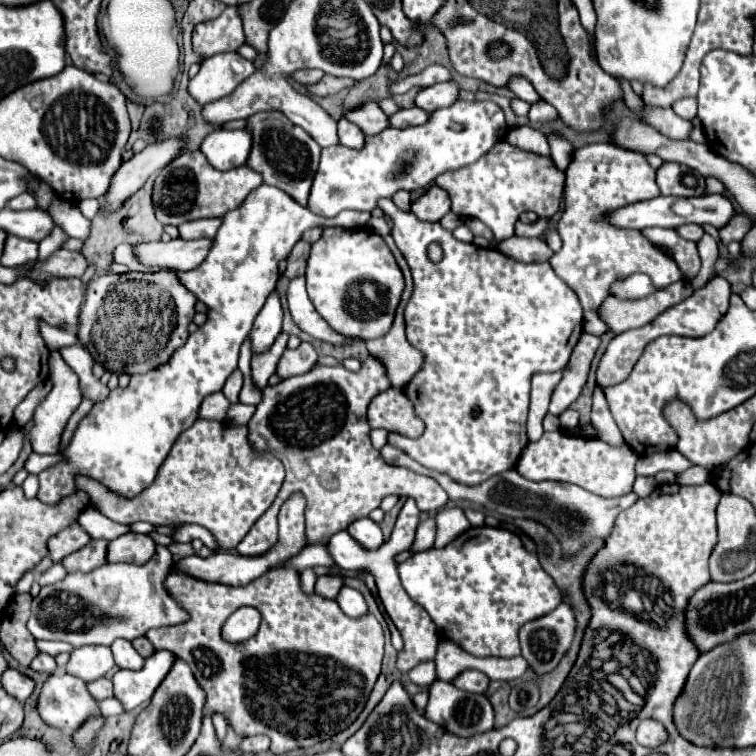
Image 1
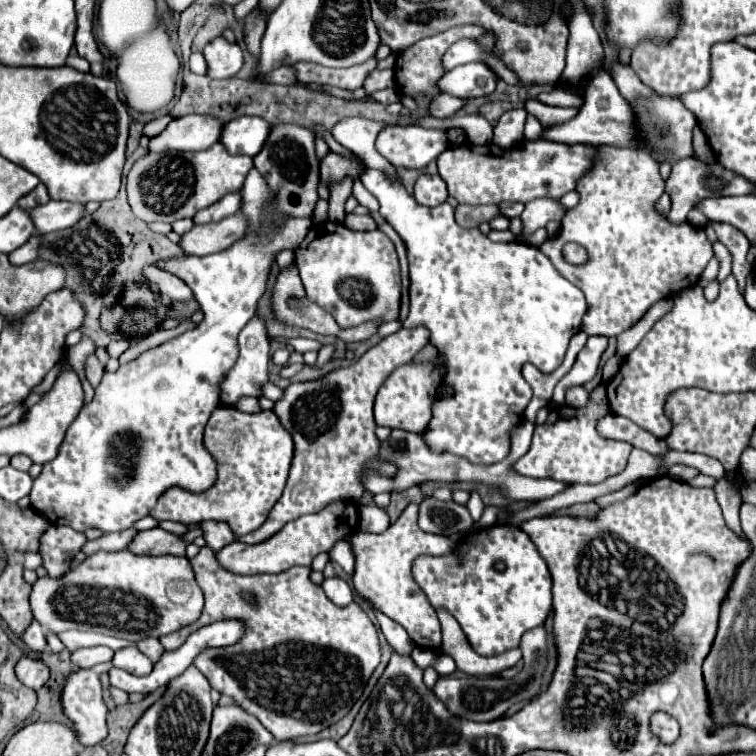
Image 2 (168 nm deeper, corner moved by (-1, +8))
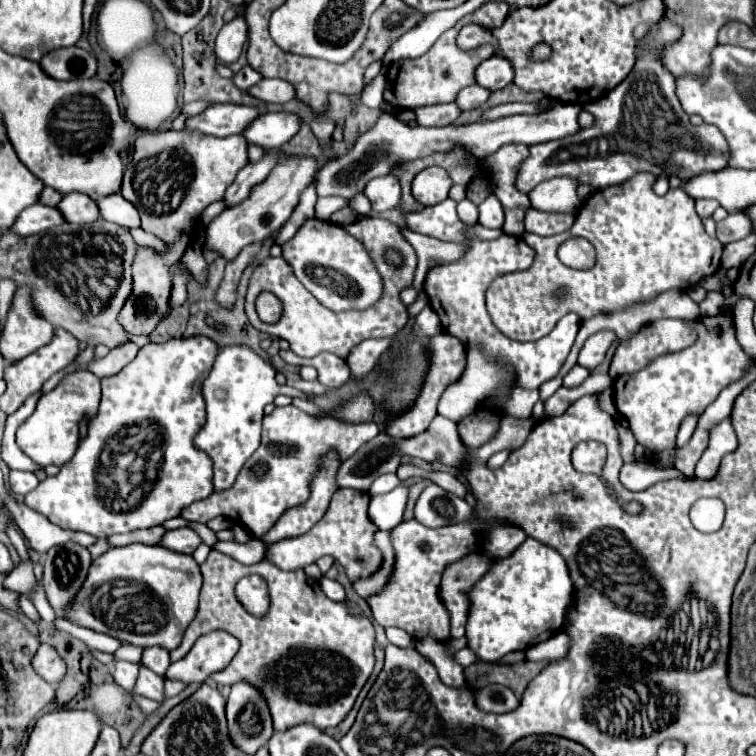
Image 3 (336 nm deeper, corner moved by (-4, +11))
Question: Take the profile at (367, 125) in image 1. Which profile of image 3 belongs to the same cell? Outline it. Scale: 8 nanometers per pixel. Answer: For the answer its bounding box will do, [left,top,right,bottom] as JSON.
[416,102,460,126]

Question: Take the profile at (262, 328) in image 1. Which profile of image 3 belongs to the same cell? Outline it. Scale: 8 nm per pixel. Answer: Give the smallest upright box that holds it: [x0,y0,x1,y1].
[194,346,310,492]

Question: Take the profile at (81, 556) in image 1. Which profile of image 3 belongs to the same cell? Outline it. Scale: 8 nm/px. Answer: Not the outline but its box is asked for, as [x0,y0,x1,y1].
[108,526,166,546]

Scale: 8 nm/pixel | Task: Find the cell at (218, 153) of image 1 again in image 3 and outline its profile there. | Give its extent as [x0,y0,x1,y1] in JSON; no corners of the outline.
[244,112,302,148]

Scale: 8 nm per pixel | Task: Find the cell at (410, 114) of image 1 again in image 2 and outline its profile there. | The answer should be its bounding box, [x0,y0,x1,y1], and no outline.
[429,95,465,117]

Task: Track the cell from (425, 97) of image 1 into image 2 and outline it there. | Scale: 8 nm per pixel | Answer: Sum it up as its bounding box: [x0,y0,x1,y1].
[437,63,495,99]

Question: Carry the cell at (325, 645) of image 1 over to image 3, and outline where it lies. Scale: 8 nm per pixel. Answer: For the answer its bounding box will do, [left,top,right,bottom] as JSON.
[170,550,374,732]

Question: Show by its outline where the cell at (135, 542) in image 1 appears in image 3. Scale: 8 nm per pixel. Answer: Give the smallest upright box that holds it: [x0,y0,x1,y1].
[162,528,202,554]

